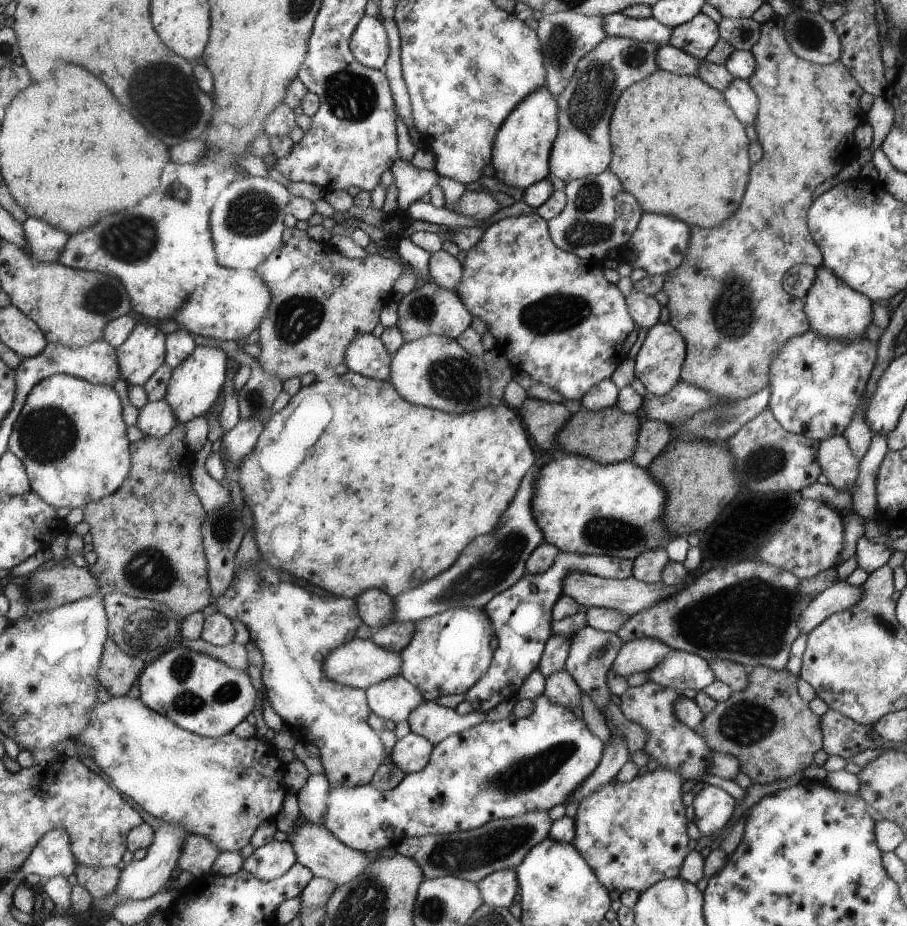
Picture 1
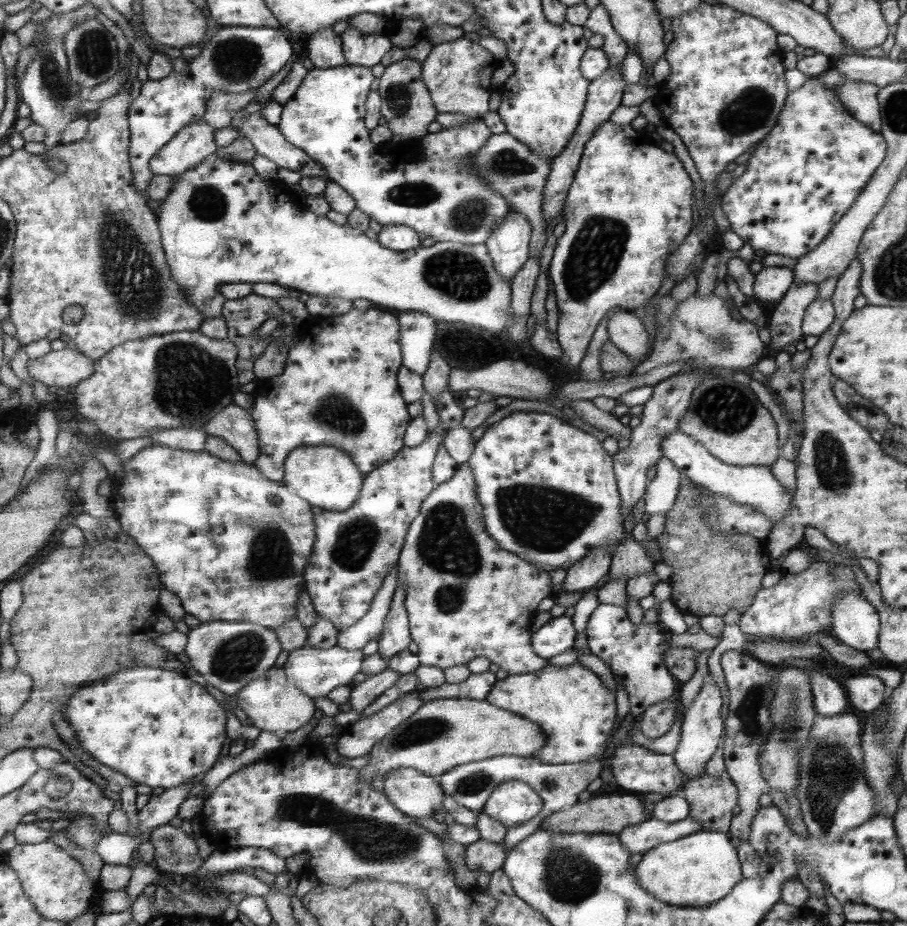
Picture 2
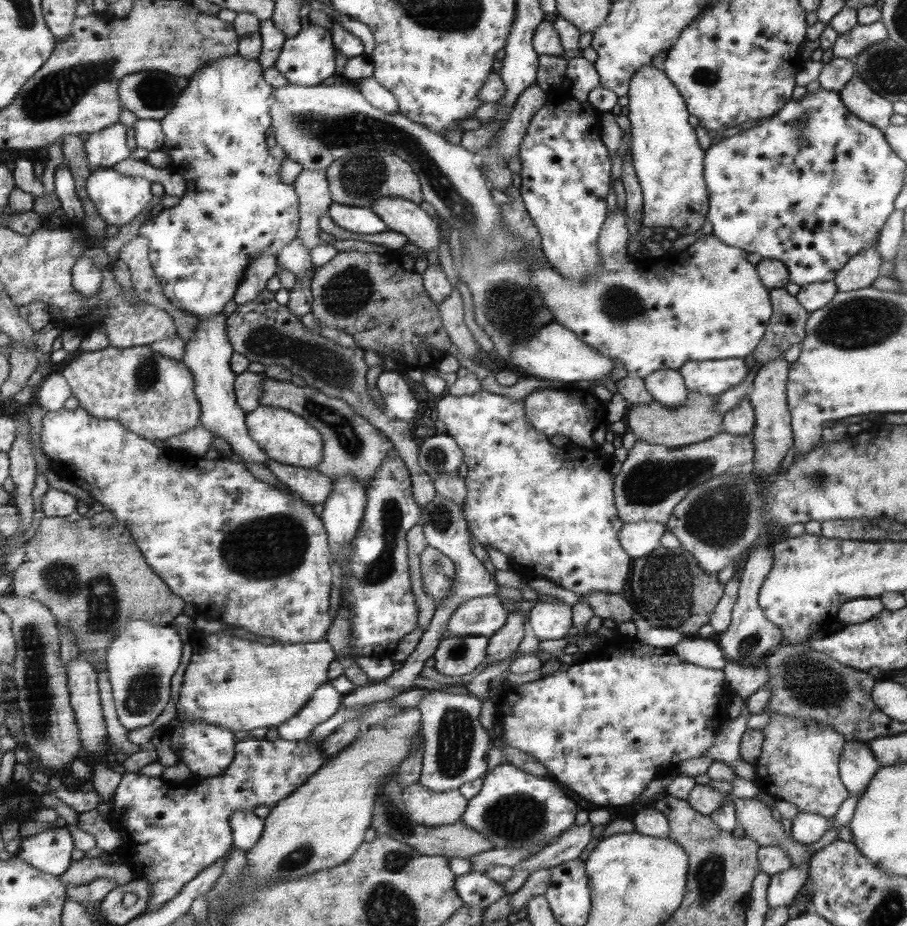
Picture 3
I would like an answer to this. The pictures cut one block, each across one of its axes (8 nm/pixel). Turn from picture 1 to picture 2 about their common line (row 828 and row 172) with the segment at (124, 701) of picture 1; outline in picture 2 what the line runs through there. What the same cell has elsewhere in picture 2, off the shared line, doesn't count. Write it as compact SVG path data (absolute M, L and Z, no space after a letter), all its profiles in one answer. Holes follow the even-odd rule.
M216 155L207 156L203 159L198 166L193 167L191 170L171 176L174 180L174 185L170 190L170 193L161 201L161 205L156 209L155 215L158 219L158 229L160 230L162 249L165 253L166 264L170 266L171 278L174 278L175 285L179 287L179 292L183 292L183 297L187 299L187 303L199 312L199 315L204 319L217 318L222 315L223 304L226 303L225 297L221 293L221 288L233 283L265 283L275 284L285 289L298 291L304 293L310 298L313 296L323 297L335 297L347 301L354 300L367 300L371 306L379 308L381 310L387 310L394 313L403 313L406 311L421 313L421 315L427 315L431 317L433 321L441 320L441 322L449 322L449 324L469 324L469 326L477 326L482 330L491 332L493 336L505 335L505 328L508 328L508 324L511 321L510 311L510 284L507 284L499 272L495 272L494 263L491 260L488 250L485 244L461 244L451 241L447 242L427 242L426 244L420 244L413 250L407 250L405 252L395 252L394 249L389 249L384 245L380 245L378 241L369 239L363 232L357 228L351 228L348 224L339 226L332 223L326 216L317 216L313 212L299 212L289 200L285 200L285 190L279 190L276 187L267 186L263 184L253 168L249 166L249 163L245 162L233 162L231 160L223 160Z

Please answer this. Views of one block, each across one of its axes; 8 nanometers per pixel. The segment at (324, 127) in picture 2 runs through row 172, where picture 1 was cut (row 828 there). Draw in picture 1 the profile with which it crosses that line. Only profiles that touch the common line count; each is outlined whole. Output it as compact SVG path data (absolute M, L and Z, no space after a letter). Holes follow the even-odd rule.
M545 695L531 702L534 707L528 717L518 719L517 717L508 715L503 720L480 722L471 728L446 736L442 741L433 745L427 764L424 764L424 767L419 772L405 775L392 789L379 791L375 787L372 787L370 783L353 788L330 788L326 796L326 811L322 826L332 835L335 835L344 845L366 853L393 846L405 838L417 838L425 835L449 835L457 831L470 831L471 829L483 826L485 823L491 822L493 819L509 819L515 815L522 815L524 812L547 811L552 806L557 806L557 804L566 804L566 801L572 796L572 793L581 787L583 782L593 774L602 756L602 748L604 745L598 737L587 729L583 720L579 720L579 718L573 715L571 709L565 709L562 706L552 703Z

